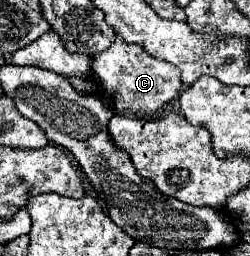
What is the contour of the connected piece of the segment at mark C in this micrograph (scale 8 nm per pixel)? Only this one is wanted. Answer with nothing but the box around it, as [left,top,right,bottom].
[91,38,181,116]

